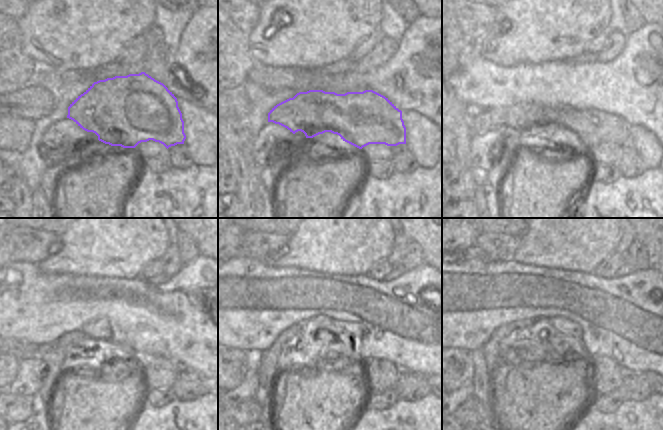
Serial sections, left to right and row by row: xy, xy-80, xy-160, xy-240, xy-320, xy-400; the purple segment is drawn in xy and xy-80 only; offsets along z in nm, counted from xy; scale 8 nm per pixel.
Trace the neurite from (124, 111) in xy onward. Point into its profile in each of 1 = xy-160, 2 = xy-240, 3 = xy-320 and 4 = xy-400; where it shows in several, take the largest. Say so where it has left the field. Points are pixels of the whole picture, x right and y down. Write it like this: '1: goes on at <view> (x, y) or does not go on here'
1: goes on at xy-160 (589, 127)
2: goes on at xy-240 (14, 347)
3: does not go on here
4: does not go on here

